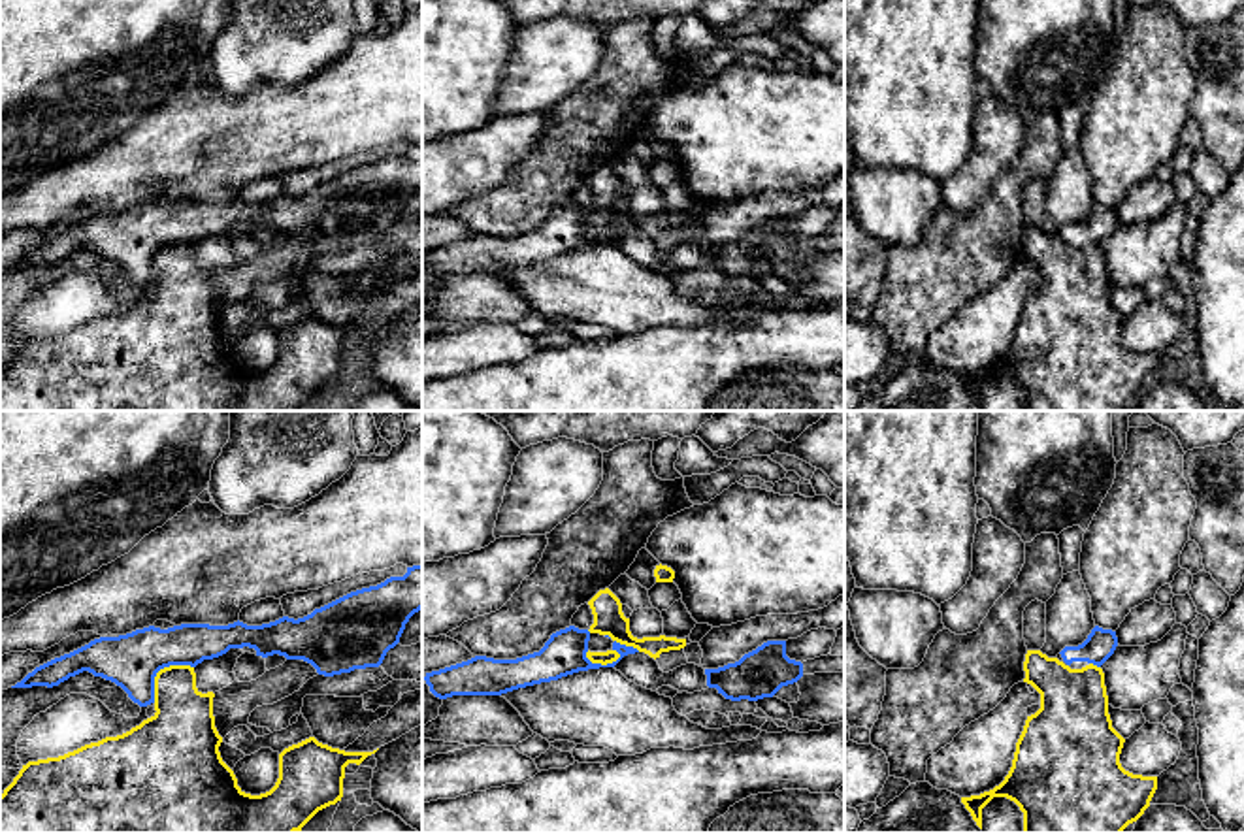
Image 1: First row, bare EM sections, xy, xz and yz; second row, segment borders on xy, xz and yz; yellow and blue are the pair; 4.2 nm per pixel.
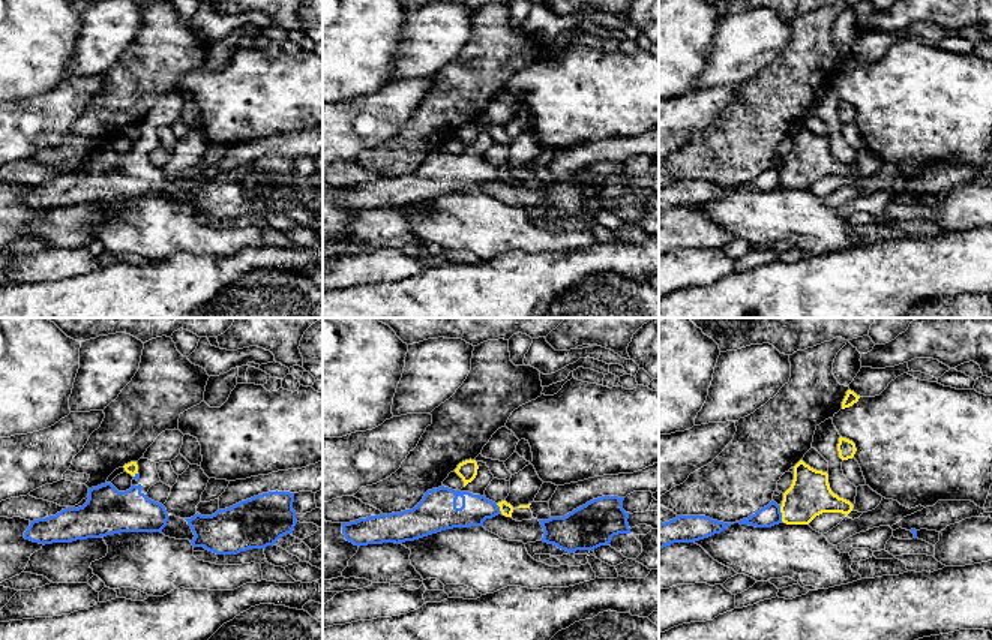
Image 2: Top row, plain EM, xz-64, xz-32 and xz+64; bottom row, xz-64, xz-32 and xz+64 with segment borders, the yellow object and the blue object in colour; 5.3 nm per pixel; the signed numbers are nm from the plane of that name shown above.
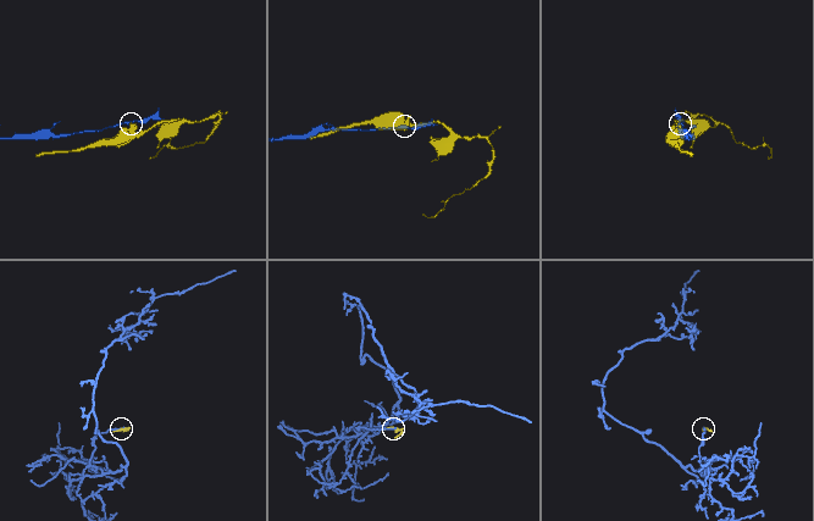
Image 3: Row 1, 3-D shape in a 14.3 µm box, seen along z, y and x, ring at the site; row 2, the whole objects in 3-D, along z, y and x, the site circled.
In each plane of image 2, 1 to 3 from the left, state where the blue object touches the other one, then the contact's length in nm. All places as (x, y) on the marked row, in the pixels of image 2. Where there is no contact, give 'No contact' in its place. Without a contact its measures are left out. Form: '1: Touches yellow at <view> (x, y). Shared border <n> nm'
1: Touches yellow at xz-64 (134, 475). Shared border 40 nm
2: Touches yellow at xz-32 (500, 508). Shared border 60 nm
3: Touches yellow at xz+64 (781, 511). Shared border 90 nm

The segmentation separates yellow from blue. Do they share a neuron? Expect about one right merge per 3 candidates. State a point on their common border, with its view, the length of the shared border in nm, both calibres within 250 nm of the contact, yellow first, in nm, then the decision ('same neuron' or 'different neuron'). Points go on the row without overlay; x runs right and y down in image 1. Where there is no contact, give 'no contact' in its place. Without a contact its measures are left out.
contact xy (161, 247); length 240 nm; calibres 260 and 240 nm; different neuron

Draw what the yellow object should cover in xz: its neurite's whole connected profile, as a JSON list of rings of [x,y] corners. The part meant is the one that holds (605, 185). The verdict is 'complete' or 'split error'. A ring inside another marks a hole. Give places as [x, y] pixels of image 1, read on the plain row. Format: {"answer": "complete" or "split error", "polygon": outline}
{"answer": "complete", "polygon": [[[609,166],[599,168],[588,183],[594,192],[594,202],[588,207],[590,211],[609,213],[613,219],[633,224],[654,237],[660,236],[662,230],[686,224],[686,217],[677,215],[633,215],[630,209],[630,196],[624,194],[620,177]]]}

